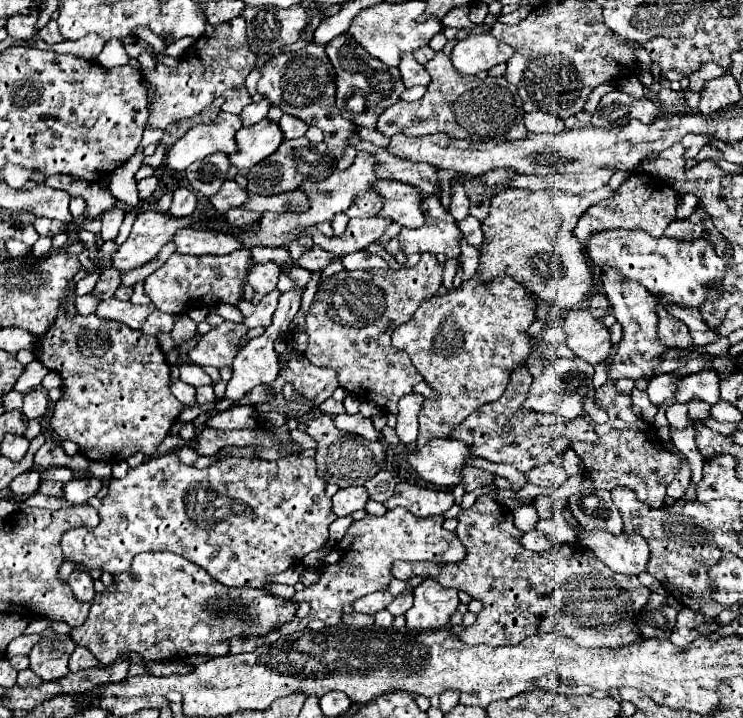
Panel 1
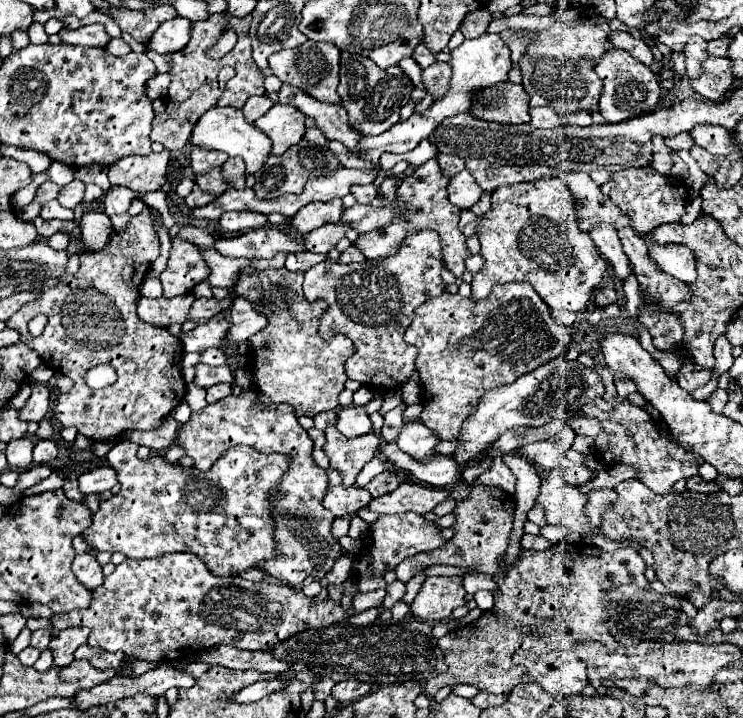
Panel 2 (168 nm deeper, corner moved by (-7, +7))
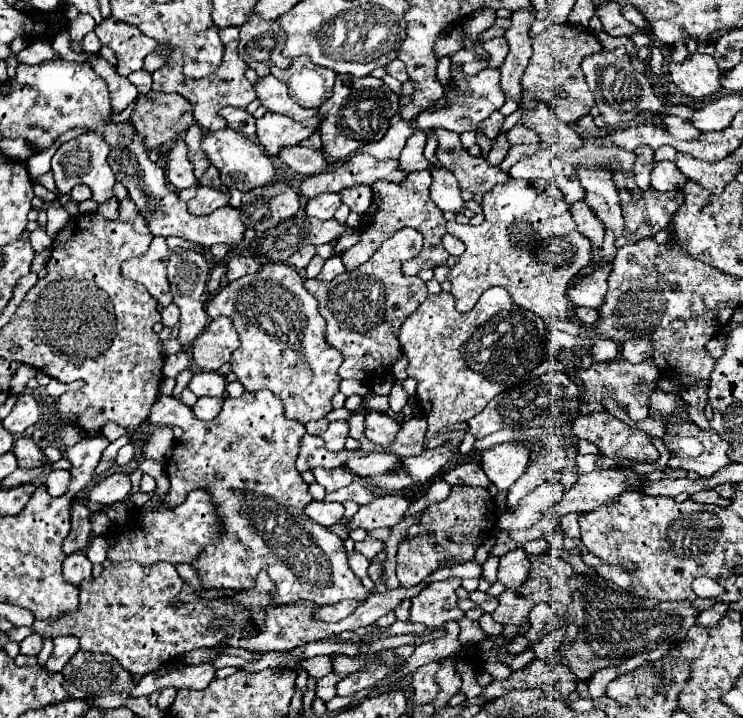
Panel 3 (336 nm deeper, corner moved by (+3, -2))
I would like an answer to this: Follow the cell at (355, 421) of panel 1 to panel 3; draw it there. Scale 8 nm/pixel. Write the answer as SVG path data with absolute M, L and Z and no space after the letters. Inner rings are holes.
M332 421L328 425L328 429L322 433L322 439L326 441L326 447L330 451L342 451L346 437L348 437L348 423L346 421Z

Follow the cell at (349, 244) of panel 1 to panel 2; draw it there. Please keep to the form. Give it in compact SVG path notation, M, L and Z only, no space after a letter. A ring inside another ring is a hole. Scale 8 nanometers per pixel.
M344 222L324 224L324 226L306 234L306 248L316 254L326 254L344 238L348 228L350 228L350 224L344 224Z

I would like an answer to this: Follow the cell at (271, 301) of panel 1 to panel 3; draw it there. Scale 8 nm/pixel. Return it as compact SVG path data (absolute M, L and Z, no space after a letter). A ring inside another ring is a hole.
M220 317L208 323L208 327L204 329L204 333L200 333L194 341L192 341L192 361L200 371L218 371L224 363L230 361L230 355L234 349L240 347L240 339L238 333L232 325L232 321L228 317Z

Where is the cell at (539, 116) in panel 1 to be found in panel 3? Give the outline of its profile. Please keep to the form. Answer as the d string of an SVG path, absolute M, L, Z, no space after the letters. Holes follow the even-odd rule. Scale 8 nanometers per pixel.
M514 125L510 131L508 131L508 143L514 147L514 145L528 145L528 143L540 143L540 137L528 129L528 127L522 127L522 125Z

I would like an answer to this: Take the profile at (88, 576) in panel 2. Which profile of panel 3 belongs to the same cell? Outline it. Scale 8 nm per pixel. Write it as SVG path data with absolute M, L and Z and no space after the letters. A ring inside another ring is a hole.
M76 551L64 559L62 571L64 571L64 579L78 587L78 583L92 577L92 563L88 561L88 557L82 551Z

